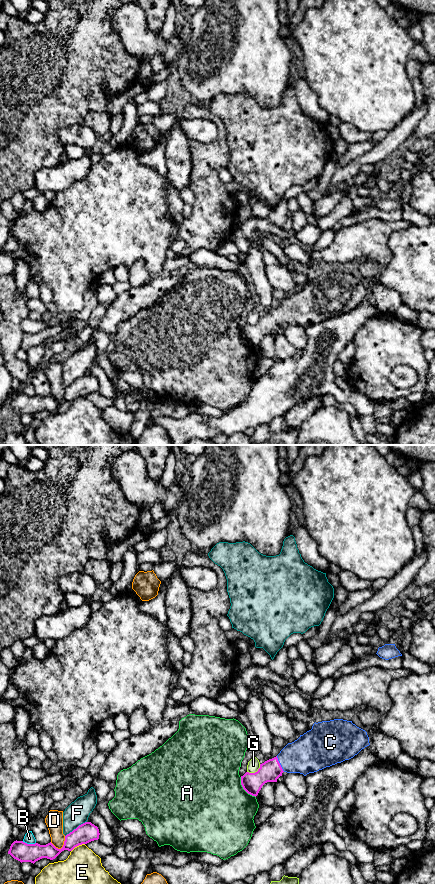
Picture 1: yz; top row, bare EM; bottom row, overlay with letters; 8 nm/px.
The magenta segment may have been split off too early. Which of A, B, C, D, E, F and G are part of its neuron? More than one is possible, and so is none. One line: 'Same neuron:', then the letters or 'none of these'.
Same neuron: C

